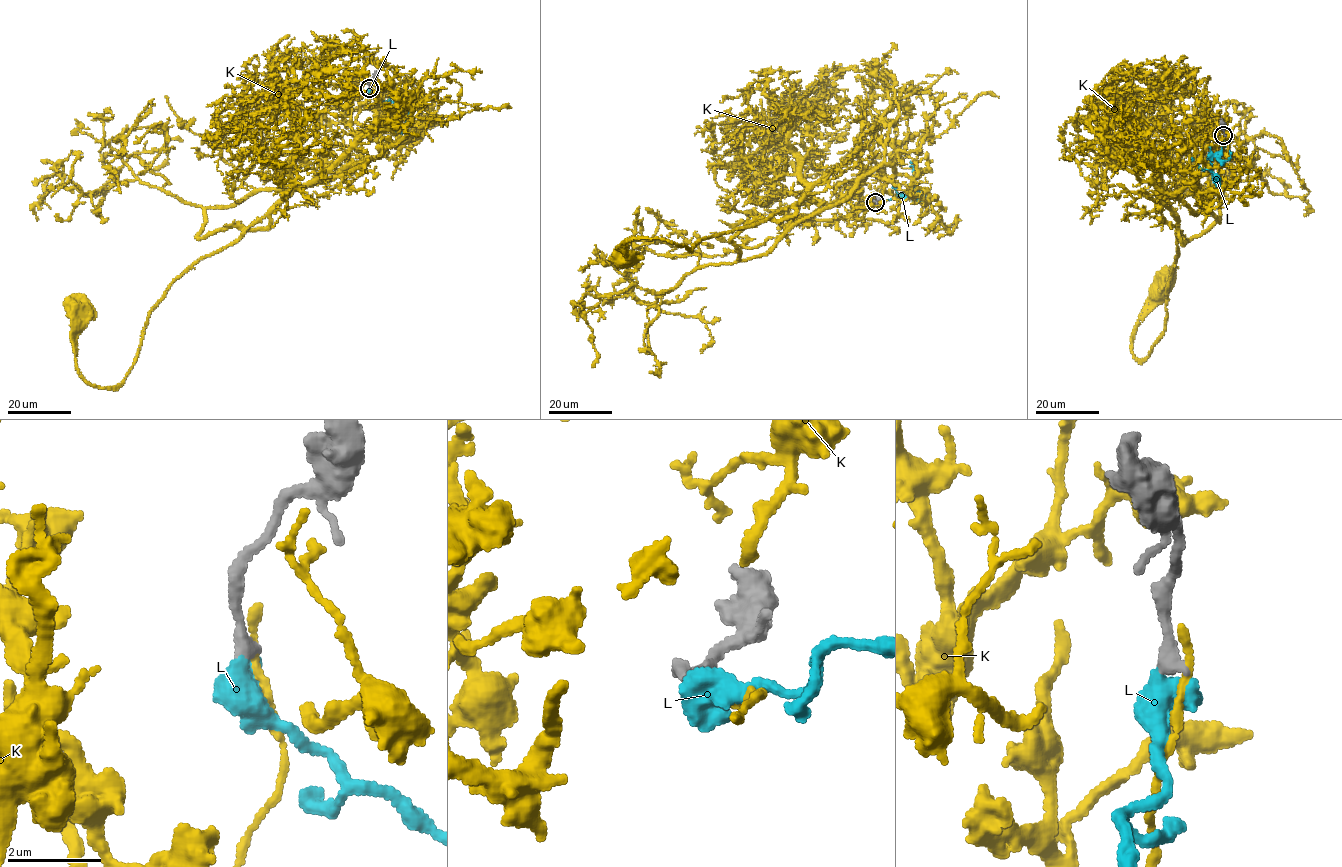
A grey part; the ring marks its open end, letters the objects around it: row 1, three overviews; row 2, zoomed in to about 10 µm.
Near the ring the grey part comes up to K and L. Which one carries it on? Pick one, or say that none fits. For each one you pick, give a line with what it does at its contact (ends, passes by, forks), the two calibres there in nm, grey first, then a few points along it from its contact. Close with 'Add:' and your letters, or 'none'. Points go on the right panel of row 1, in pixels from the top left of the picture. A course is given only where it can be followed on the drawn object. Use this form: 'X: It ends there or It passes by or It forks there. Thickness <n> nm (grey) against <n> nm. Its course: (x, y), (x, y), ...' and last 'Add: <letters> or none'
L: It ends there. Thickness 300 nm (grey) against 650 nm. Its course: (1223, 135), (1221, 150), (1210, 155), (1216, 184), (1218, 178), (1208, 169), (1202, 169), (1193, 159), (1189, 141)
Add: L

